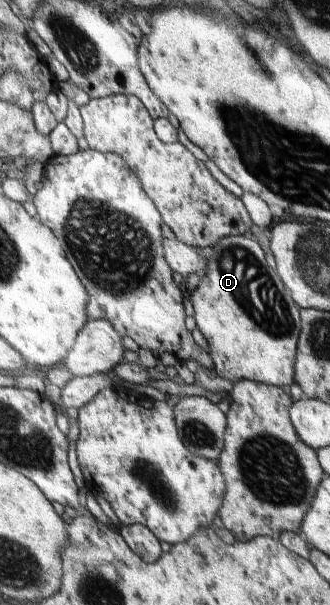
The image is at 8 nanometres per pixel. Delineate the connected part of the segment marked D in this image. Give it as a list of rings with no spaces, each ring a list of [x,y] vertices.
[[[230,236],[212,247],[201,248],[206,257],[206,273],[198,287],[190,293],[196,325],[207,341],[207,352],[214,362],[214,371],[236,386],[240,381],[253,380],[287,389],[297,381],[297,355],[302,333],[301,307],[294,301],[278,271],[268,263],[264,249],[252,239]]]

